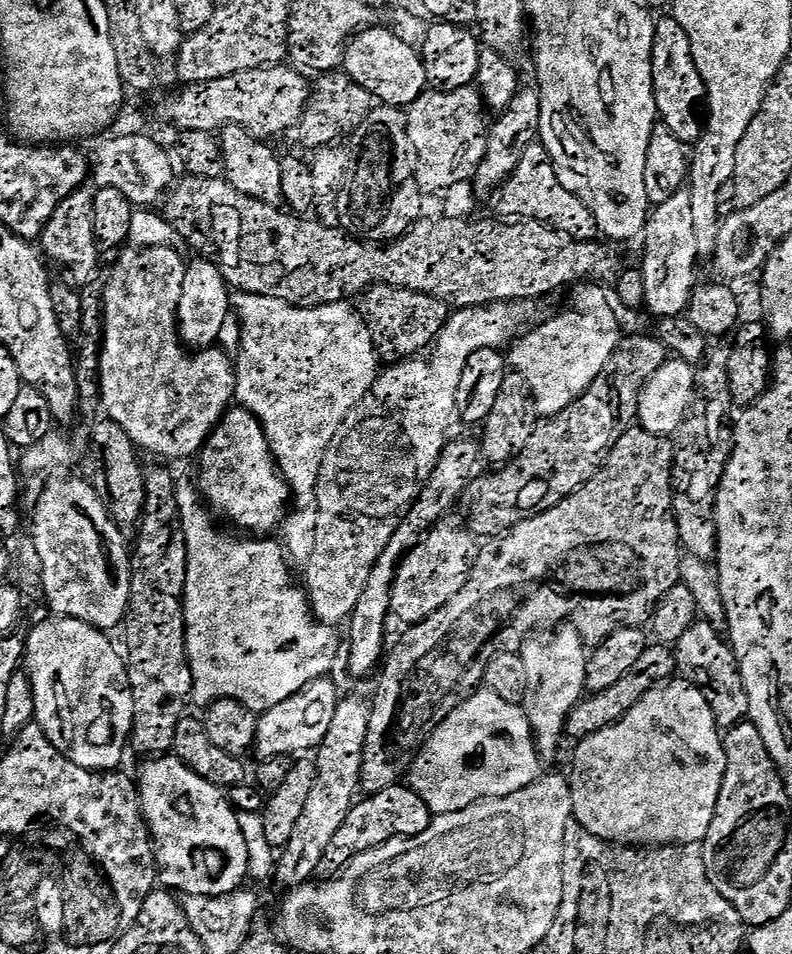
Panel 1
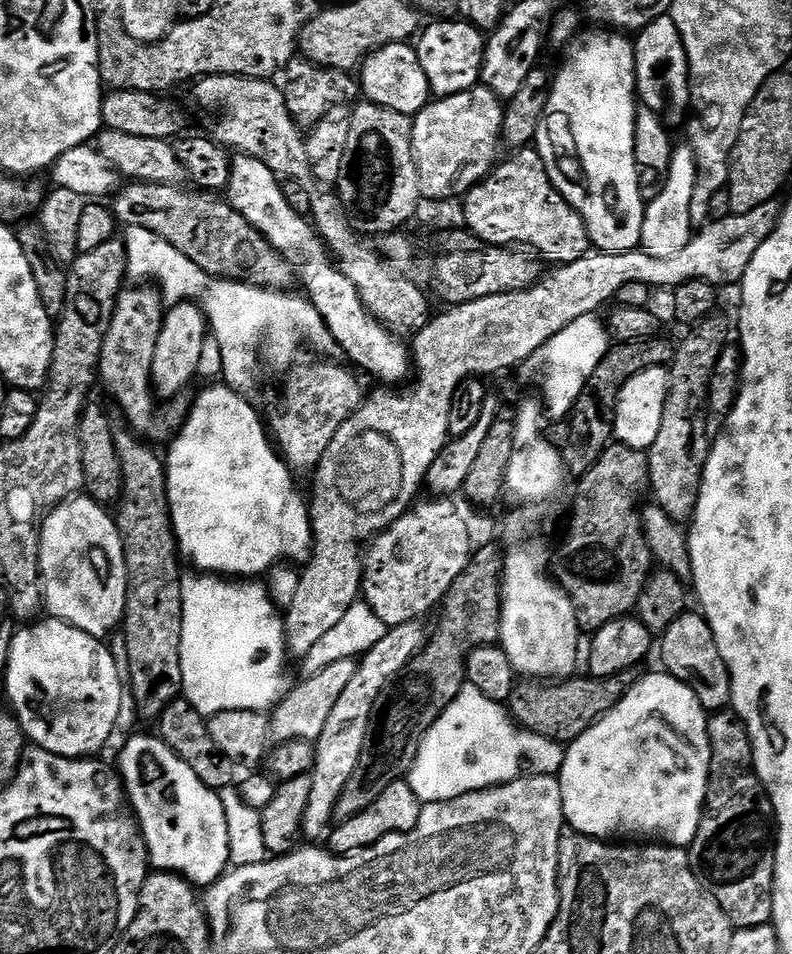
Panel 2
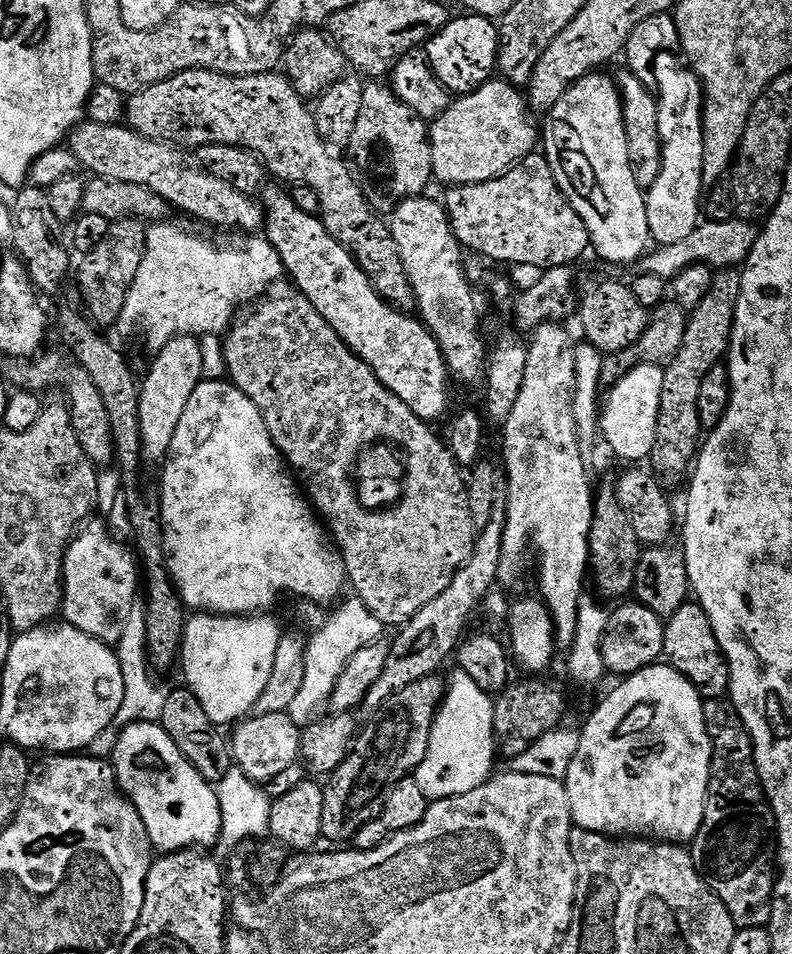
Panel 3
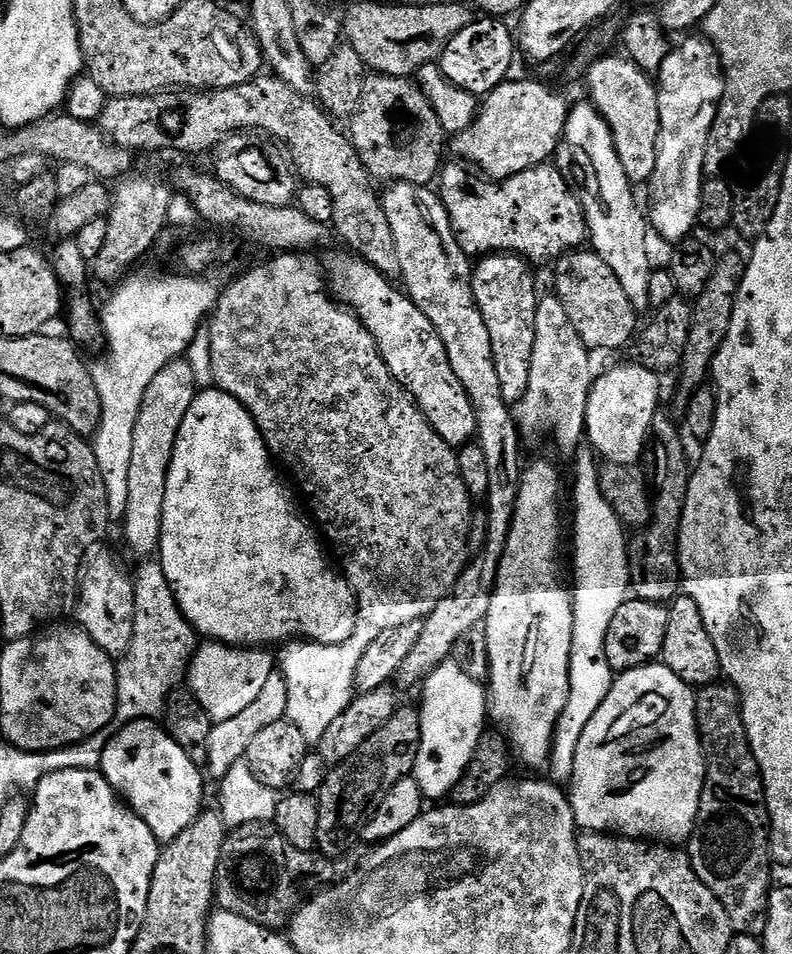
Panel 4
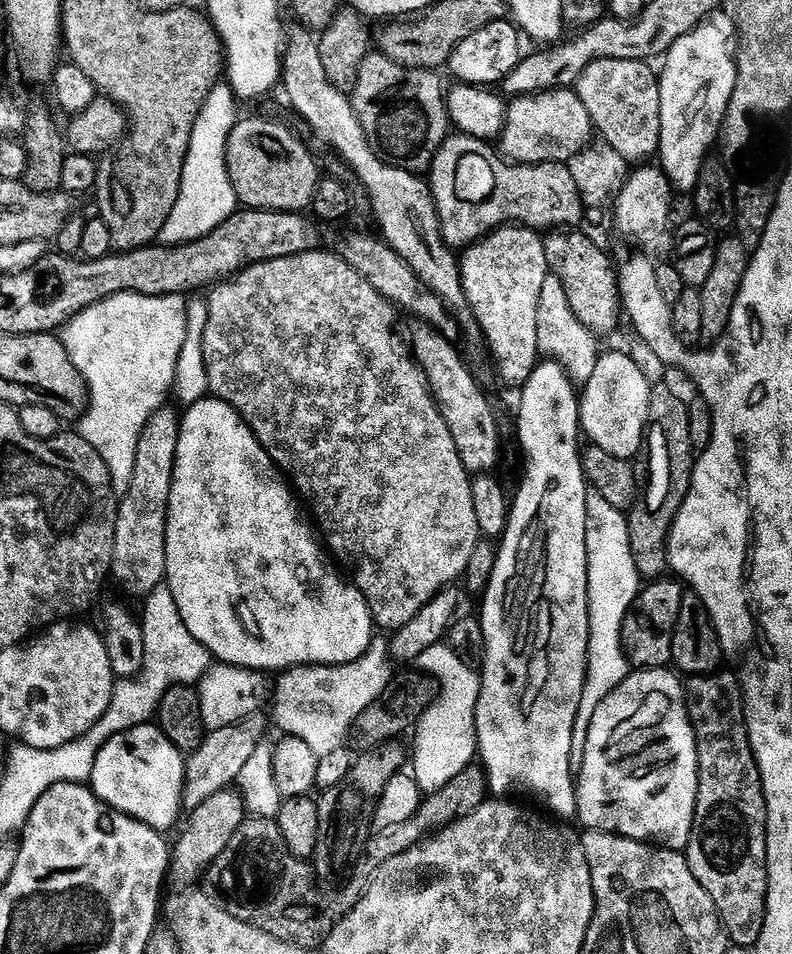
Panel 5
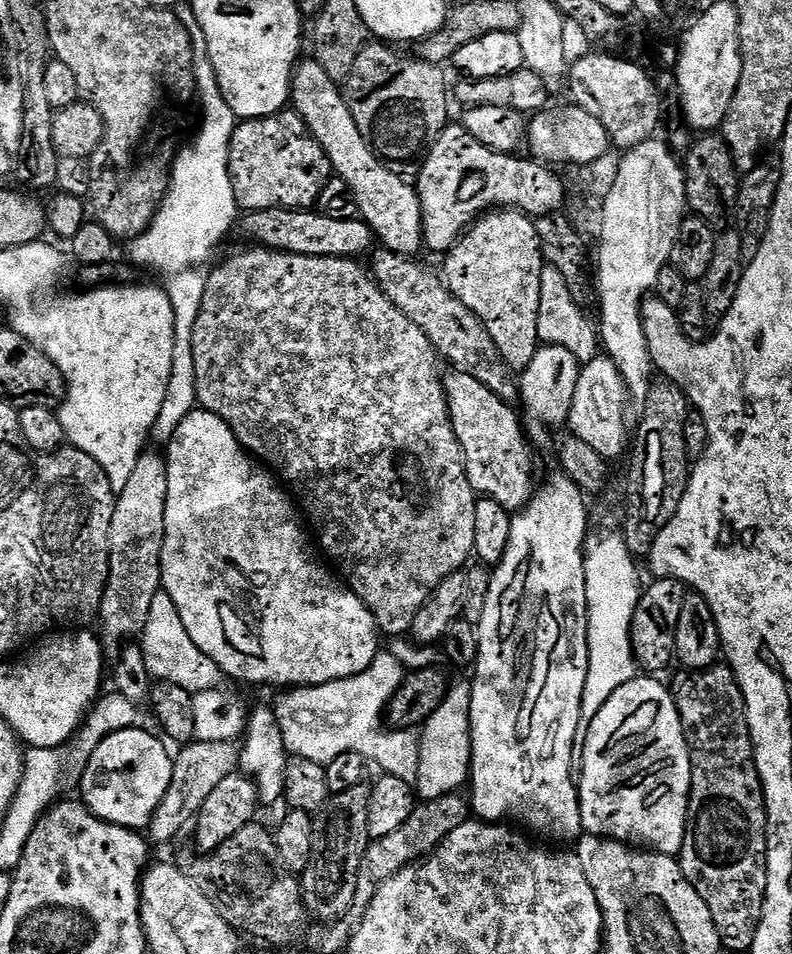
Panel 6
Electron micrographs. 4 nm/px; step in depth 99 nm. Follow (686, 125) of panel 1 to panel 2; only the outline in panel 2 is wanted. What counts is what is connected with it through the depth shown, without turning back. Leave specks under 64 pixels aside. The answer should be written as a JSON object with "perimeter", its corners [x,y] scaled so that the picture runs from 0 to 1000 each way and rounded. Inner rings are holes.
{"perimeter":[[[847,15],[833,17],[808,30],[802,39],[803,47],[803,99],[807,108],[814,113],[824,113],[831,118],[840,116],[843,96],[856,104],[867,106],[871,101],[869,91],[869,62],[861,44],[861,36],[856,36],[856,27],[851,27]]]}

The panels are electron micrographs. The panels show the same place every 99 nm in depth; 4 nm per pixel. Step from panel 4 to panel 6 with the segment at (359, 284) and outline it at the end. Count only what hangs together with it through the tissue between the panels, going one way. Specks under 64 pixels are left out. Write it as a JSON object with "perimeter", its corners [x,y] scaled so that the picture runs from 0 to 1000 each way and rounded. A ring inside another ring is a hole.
{"perimeter":[[[572,389],[569,393],[559,395],[561,412],[566,418],[566,433],[573,455],[586,477],[586,492],[593,509],[607,521],[629,526],[629,530],[650,539],[665,530],[674,515],[674,470],[664,456],[663,445],[654,432],[652,437],[648,425],[630,419],[622,411],[614,409],[604,396],[593,396],[588,391],[578,389]]]}

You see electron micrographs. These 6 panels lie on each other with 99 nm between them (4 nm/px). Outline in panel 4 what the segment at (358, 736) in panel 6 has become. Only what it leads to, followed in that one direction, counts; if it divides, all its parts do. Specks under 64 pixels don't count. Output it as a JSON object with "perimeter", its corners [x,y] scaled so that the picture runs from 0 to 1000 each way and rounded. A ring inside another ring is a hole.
{"perimeter":[[[453,649],[447,664],[432,675],[410,676],[394,672],[362,672],[348,688],[351,702],[362,717],[362,748],[369,760],[381,766],[391,782],[400,781],[409,767],[449,730],[452,694],[480,658]]]}

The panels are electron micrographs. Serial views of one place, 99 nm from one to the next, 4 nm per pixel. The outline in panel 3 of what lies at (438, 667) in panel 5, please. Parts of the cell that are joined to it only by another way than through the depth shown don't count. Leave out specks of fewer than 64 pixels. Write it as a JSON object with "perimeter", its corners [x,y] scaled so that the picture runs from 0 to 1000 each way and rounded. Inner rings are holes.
{"perimeter":[[[580,702],[572,704],[561,734],[551,746],[551,755],[545,759],[538,795],[523,806],[523,816],[528,824],[533,824],[533,832],[538,832],[543,841],[604,828],[604,824],[621,817],[624,812],[621,804],[625,803],[626,797],[629,798],[622,731],[604,723],[593,706]]]}

